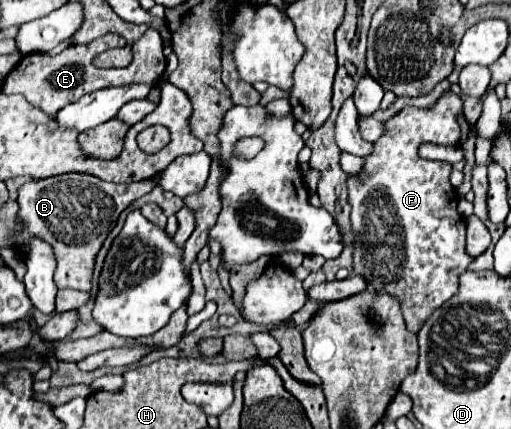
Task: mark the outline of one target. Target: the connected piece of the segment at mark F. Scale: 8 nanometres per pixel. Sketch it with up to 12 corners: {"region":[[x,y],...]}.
{"region":[[463,102],[405,108],[349,176],[353,268],[407,328],[473,260],[451,164]]}

